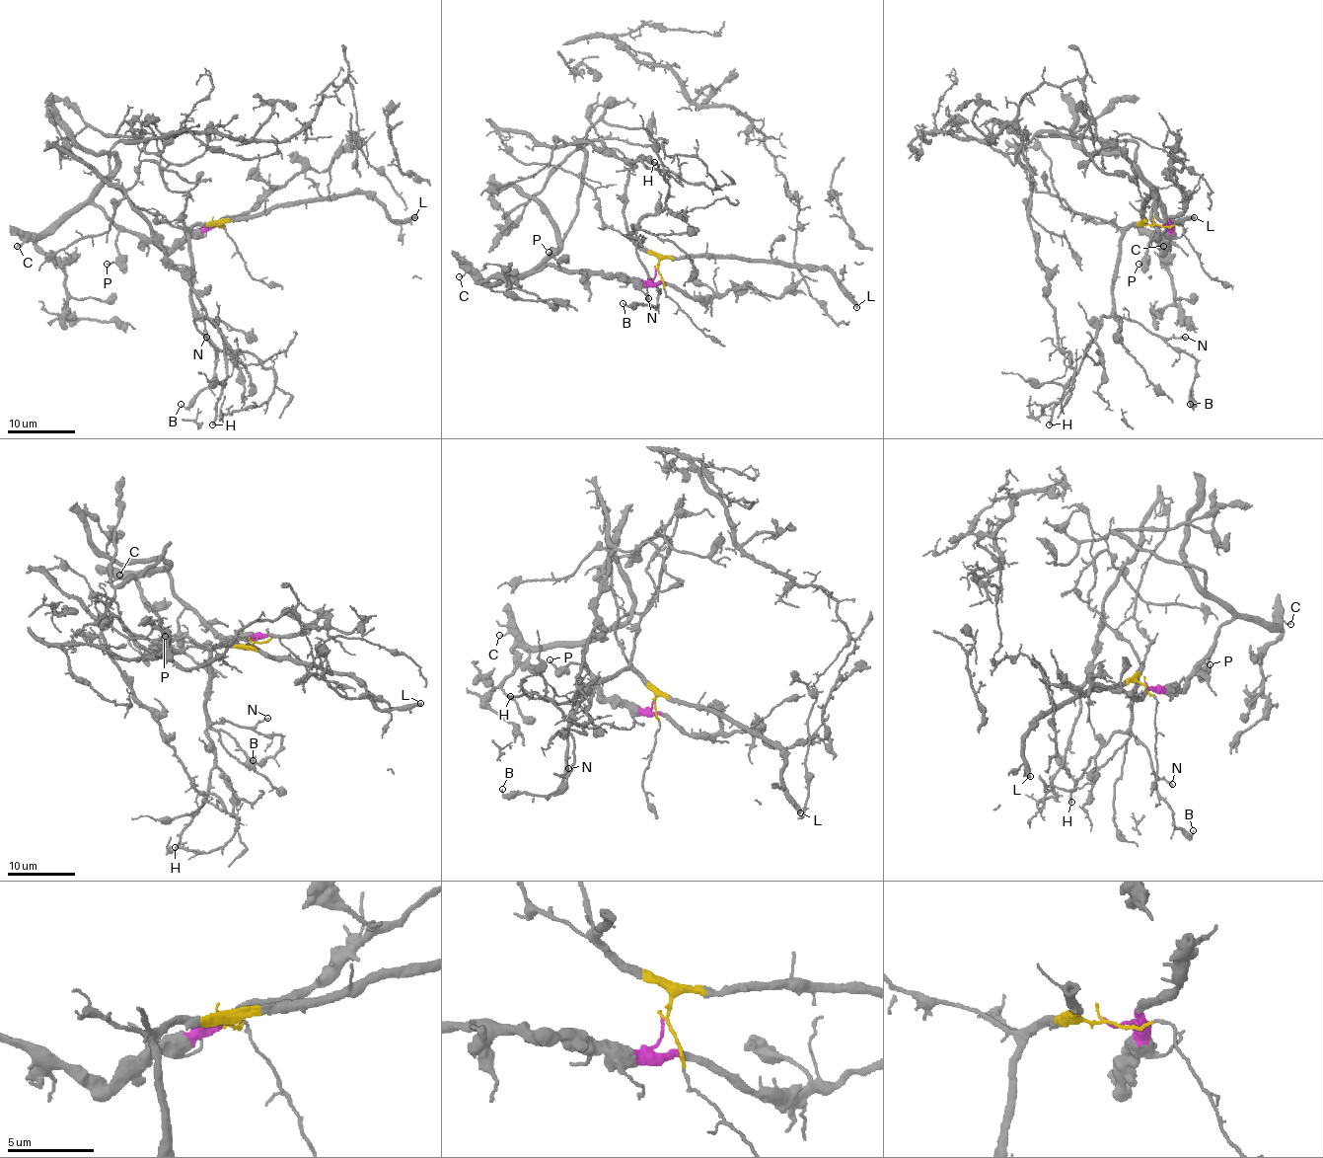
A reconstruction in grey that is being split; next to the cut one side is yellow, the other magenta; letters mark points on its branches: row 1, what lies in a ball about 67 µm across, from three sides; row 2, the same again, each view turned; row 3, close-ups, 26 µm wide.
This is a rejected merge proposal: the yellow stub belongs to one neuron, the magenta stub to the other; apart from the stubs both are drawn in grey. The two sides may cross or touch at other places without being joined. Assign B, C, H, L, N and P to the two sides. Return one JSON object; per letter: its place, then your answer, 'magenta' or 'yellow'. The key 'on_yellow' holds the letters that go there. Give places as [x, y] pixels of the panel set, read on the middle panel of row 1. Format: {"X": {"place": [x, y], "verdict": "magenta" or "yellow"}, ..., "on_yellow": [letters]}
{"B": {"place": [623, 303], "verdict": "yellow"}, "C": {"place": [459, 276], "verdict": "magenta"}, "H": {"place": [654, 162], "verdict": "yellow"}, "L": {"place": [856, 307], "verdict": "yellow"}, "N": {"place": [648, 298], "verdict": "yellow"}, "P": {"place": [549, 252], "verdict": "magenta"}, "on_yellow": ["B", "H", "L", "N"]}

